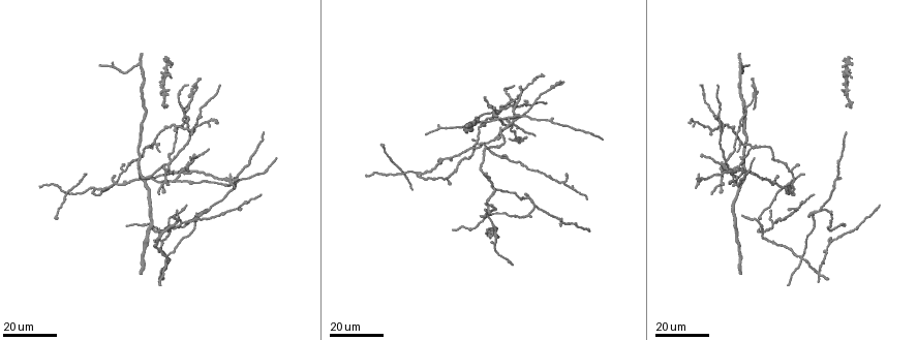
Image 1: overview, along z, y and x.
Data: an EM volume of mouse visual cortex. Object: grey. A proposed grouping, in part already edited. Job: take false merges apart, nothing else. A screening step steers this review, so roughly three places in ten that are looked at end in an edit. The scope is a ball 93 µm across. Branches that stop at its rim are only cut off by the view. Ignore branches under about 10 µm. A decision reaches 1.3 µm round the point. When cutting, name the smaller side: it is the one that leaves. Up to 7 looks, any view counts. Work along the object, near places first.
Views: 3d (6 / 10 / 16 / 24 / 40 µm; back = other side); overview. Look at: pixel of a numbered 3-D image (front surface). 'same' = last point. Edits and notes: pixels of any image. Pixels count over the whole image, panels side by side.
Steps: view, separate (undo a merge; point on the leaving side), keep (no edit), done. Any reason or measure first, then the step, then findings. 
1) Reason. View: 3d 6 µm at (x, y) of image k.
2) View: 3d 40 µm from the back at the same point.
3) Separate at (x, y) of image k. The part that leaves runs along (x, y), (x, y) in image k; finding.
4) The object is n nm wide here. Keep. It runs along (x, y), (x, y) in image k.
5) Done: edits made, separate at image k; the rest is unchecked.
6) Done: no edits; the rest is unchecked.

Thick turns thin. View: 3d 16 µm at (507, 107) of image 1.

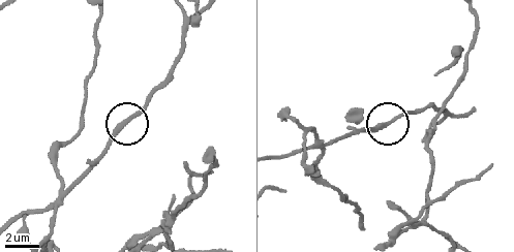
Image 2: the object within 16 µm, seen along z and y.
View: 3d 10 µm at (129, 121) of image 2.

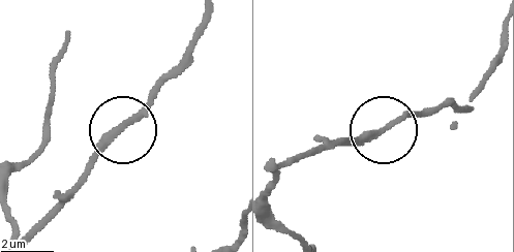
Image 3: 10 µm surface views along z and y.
View: 3d 10 µm from the back at (122, 126) of image 3.

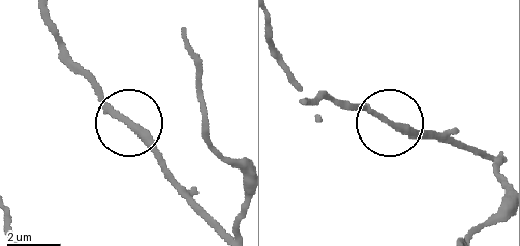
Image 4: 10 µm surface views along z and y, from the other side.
Keep. It runs along (226, 232), (68, 61) in image 4; all the same cell.

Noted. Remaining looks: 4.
Arms part here. View: 3d 16 µm at (735, 176) of image 1.

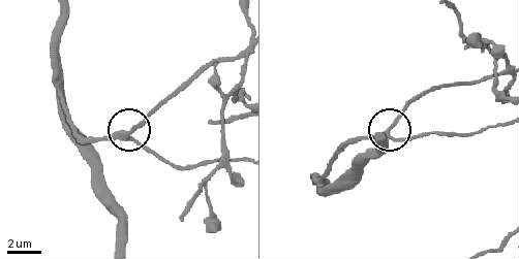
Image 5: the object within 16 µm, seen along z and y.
View: 3d 6 µm at (387, 132) of image 5.

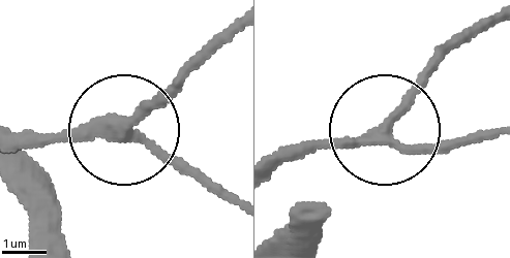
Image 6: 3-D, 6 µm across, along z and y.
3 arms meet here. Keep. It runs along (494, 133), (406, 143), (387, 133), (394, 110), (469, 36) in image 6; all the same cell.

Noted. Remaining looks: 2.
Sudden change in width. View: 3d 16 µm at (719, 117) of image 1.

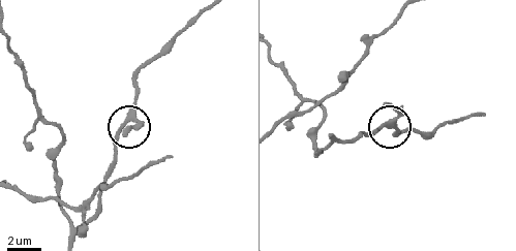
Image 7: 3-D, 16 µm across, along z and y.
View: 3d 6 µm at (115, 137) of image 7.

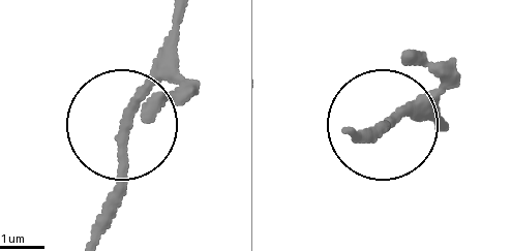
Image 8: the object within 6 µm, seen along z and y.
Keep. It runs along (349, 133), (441, 122) in image 8; continuous, no second cell.

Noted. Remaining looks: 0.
Done: no edits; the rest is unchecked.

